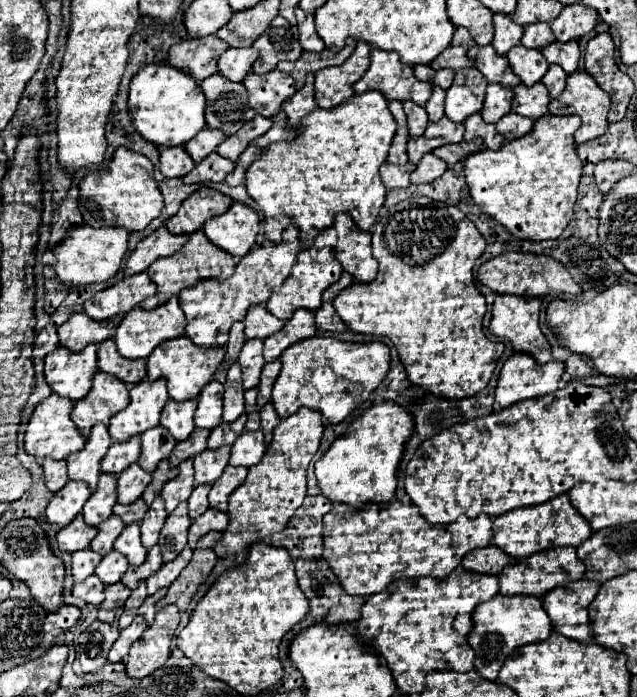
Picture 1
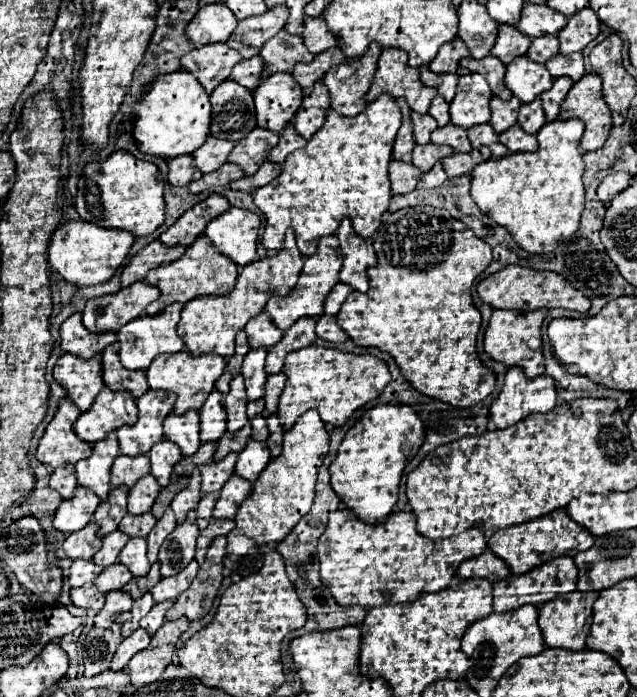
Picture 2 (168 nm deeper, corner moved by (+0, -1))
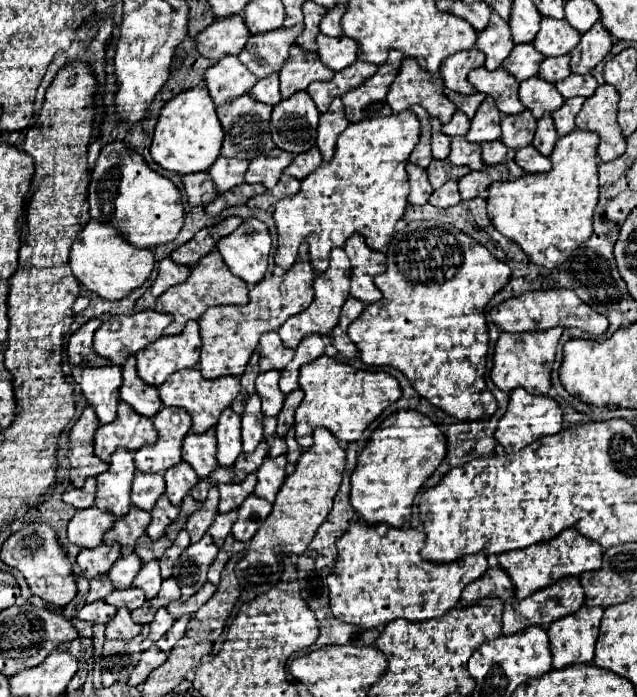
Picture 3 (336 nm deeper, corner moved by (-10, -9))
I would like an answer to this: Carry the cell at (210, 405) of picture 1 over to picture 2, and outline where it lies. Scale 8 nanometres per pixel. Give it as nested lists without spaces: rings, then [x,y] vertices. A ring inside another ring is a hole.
[[[212,391],[200,409],[200,439],[202,443],[216,443],[226,433],[224,395]]]

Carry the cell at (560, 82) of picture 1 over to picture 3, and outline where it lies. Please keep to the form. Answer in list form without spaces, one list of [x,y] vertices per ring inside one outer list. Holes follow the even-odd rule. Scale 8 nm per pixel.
[[[566,99],[564,105],[552,113],[558,135],[566,135],[574,129],[574,117],[580,111],[582,103],[584,103],[584,99]]]

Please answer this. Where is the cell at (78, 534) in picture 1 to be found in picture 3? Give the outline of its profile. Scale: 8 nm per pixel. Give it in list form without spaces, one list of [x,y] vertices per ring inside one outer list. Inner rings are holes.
[[[102,543],[100,547],[94,549],[82,549],[78,555],[78,567],[80,567],[80,575],[84,575],[86,579],[94,579],[102,573],[108,573],[112,563],[120,557],[120,545],[106,545]]]

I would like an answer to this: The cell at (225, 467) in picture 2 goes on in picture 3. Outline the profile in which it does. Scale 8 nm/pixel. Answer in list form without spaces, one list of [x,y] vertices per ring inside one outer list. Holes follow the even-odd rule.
[[[250,473],[242,483],[220,483],[218,491],[220,491],[220,513],[226,513],[230,509],[238,509],[242,505],[242,501],[254,491],[256,485],[256,475]]]

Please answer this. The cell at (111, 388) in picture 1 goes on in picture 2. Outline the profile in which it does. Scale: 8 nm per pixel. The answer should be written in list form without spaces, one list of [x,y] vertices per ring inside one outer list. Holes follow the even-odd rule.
[[[104,387],[96,397],[94,405],[82,413],[74,425],[76,435],[94,445],[96,441],[104,439],[106,433],[120,429],[122,425],[134,425],[138,419],[136,401],[128,391],[110,391]]]

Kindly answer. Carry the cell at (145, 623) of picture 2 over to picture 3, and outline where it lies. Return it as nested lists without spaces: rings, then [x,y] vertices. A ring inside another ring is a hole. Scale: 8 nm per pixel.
[[[180,617],[178,621],[174,621],[174,625],[160,637],[160,641],[156,641],[156,645],[158,645],[162,651],[170,651],[170,649],[178,643],[178,639],[184,635],[188,619],[190,619],[190,617]]]

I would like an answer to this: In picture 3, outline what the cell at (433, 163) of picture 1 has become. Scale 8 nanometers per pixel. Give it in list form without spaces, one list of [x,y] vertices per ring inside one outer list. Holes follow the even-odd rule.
[[[448,181],[444,183],[440,189],[436,189],[432,195],[430,195],[430,203],[436,205],[436,207],[450,207],[450,205],[456,205],[460,203],[460,193],[458,193],[458,185],[456,181]]]

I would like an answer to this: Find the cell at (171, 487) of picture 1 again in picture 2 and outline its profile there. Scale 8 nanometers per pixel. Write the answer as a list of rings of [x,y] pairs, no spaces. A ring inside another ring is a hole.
[[[194,469],[192,477],[190,477],[190,483],[184,491],[180,491],[174,501],[172,501],[172,511],[176,513],[176,519],[178,523],[182,523],[188,515],[188,511],[194,511],[198,507],[198,501],[202,499],[202,491],[200,491],[200,473],[198,469]]]

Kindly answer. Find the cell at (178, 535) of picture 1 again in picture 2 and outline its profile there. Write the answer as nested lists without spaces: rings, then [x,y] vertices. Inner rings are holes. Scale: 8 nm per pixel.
[[[190,511],[186,521],[174,529],[166,537],[166,541],[160,547],[158,561],[162,563],[162,577],[170,577],[180,573],[192,559],[194,559],[194,549],[196,549],[196,539],[198,539],[198,525],[196,525],[196,513]]]

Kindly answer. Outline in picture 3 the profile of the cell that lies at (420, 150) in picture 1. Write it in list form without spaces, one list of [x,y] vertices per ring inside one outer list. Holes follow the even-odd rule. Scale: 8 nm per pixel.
[[[434,159],[430,165],[428,165],[428,179],[432,183],[434,189],[442,187],[448,179],[460,179],[462,175],[466,175],[470,169],[468,167],[456,167],[456,165],[450,165],[448,161],[438,161]]]

